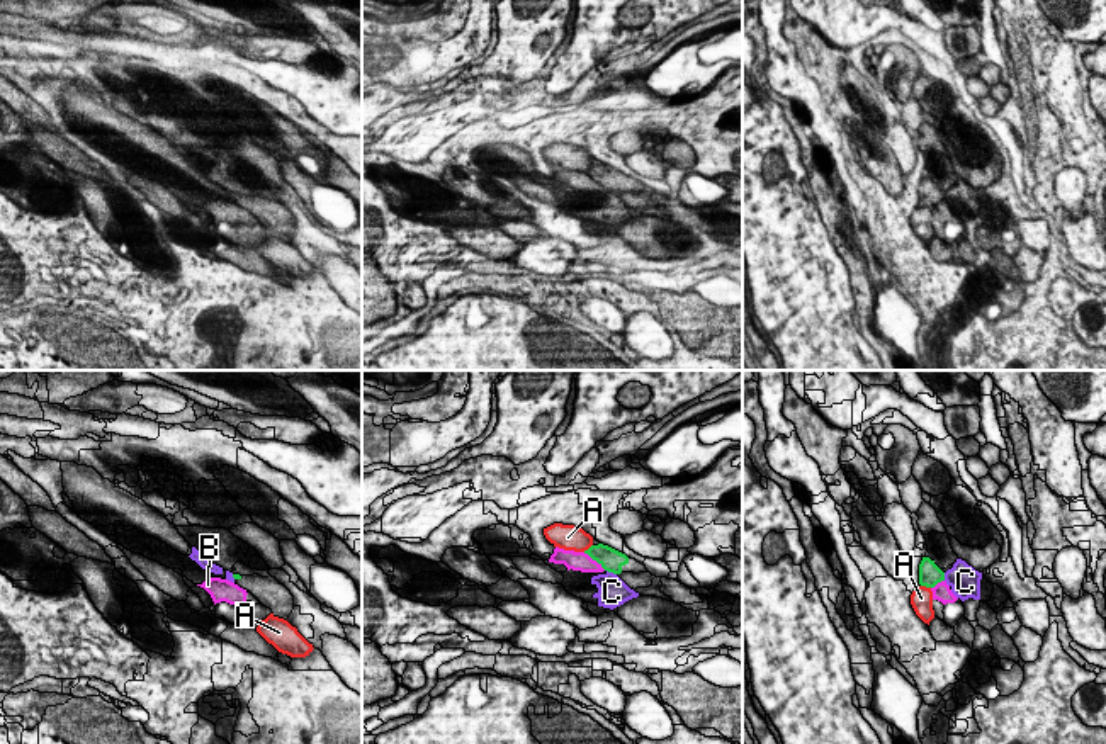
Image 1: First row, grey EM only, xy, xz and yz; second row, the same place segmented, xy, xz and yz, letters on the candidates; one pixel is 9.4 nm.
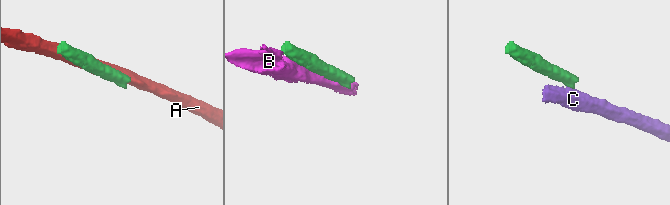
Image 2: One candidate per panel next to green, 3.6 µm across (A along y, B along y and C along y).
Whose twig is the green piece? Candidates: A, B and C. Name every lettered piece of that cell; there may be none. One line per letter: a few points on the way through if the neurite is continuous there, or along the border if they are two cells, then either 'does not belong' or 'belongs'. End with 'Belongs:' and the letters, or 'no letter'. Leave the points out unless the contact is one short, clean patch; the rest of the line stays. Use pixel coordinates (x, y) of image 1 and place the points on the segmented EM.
A: does not belong
B: does not belong
C: along xz (607, 569), (615, 574) | does not belong
Belongs: no letter

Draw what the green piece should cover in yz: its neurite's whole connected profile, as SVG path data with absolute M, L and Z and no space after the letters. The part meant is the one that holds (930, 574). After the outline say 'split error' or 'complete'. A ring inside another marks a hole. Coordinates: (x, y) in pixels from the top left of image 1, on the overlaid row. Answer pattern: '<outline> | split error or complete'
M923 557L919 564L919 584L934 588L941 581L945 581L945 572L934 564L934 561Z | complete

